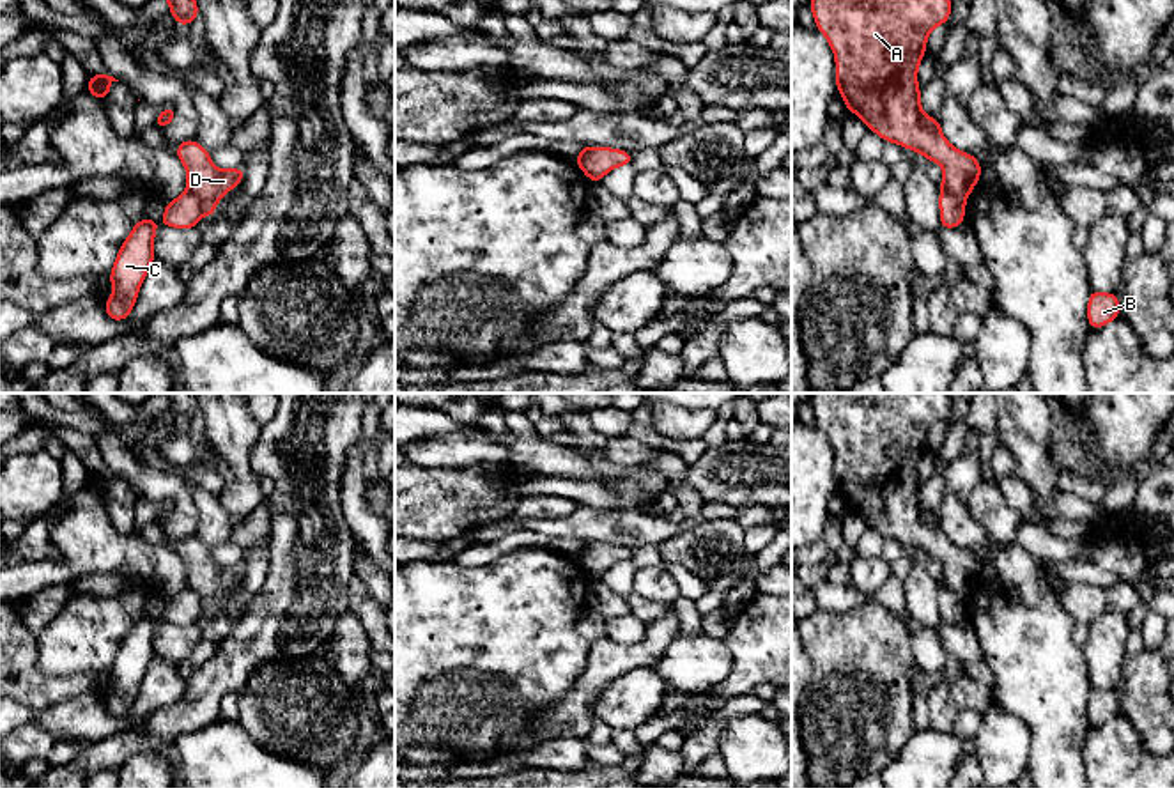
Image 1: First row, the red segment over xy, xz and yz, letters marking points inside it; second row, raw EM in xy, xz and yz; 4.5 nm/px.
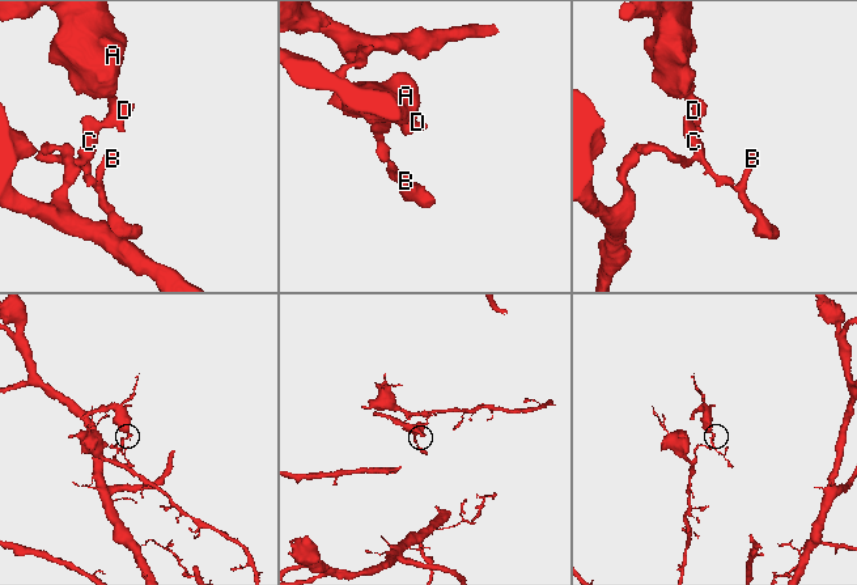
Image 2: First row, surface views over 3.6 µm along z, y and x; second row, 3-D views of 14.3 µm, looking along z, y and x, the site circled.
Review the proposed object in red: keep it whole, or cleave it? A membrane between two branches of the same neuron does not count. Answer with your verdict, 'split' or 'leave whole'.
split

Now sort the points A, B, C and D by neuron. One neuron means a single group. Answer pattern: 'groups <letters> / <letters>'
groups A D / B C

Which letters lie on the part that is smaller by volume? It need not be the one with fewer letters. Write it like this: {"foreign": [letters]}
{"foreign": ["A", "D"]}

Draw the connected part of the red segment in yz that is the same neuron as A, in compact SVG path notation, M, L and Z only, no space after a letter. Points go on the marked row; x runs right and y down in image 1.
M809 0L816 28L836 57L838 92L850 113L857 113L884 142L914 149L944 168L940 189L967 200L981 175L979 161L956 151L942 135L940 122L921 110L917 67L930 32L947 23L951 0Z

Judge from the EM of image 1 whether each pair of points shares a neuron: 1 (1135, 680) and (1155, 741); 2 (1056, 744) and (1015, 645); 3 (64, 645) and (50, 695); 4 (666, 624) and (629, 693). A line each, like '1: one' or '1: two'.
1: one
2: one
3: two
4: two

